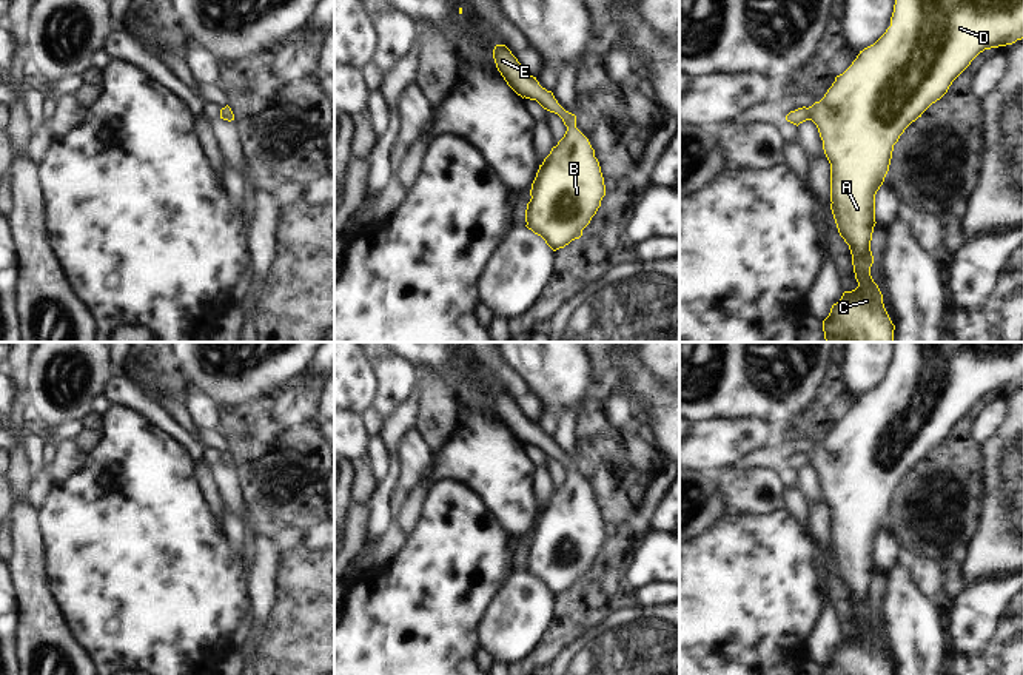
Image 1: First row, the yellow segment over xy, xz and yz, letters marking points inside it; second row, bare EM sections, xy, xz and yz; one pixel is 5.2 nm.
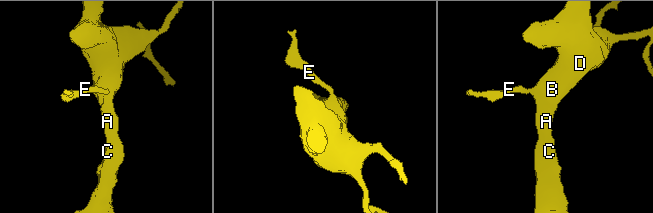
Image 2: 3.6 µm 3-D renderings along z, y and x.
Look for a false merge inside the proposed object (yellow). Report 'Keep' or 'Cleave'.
Keep

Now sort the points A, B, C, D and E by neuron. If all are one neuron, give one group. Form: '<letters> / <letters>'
A B C D E

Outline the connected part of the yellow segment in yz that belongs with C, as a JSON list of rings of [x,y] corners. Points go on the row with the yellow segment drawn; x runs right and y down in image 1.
[[[895,0],[891,26],[827,89],[820,102],[798,108],[786,120],[812,120],[830,163],[830,210],[849,245],[858,287],[844,291],[823,321],[826,342],[894,342],[894,330],[878,285],[870,276],[875,194],[889,171],[894,145],[984,49],[1023,39],[1023,0]]]

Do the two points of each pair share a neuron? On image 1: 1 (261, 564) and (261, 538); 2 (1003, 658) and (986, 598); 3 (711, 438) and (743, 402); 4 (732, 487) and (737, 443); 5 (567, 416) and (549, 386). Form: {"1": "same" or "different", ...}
{"1": "same", "2": "same", "3": "different", "4": "different", "5": "different"}

